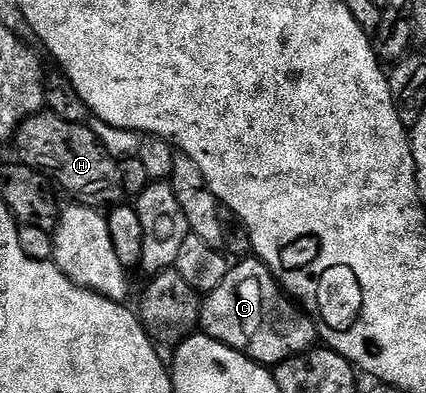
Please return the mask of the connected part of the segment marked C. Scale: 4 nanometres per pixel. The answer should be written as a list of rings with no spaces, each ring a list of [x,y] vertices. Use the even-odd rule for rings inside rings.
[[[259,259],[237,260],[226,279],[206,294],[200,306],[199,328],[203,336],[221,341],[265,367],[281,365],[286,359],[306,353],[318,341],[316,322],[281,289]]]

